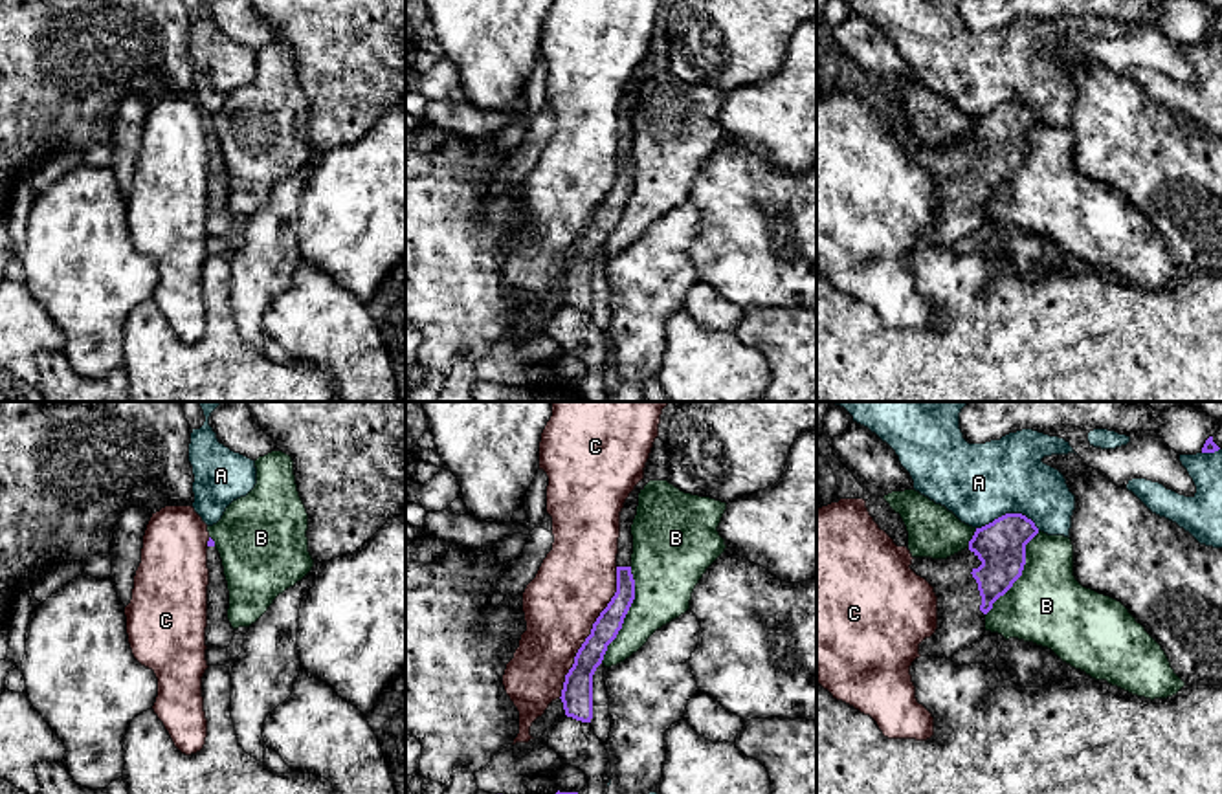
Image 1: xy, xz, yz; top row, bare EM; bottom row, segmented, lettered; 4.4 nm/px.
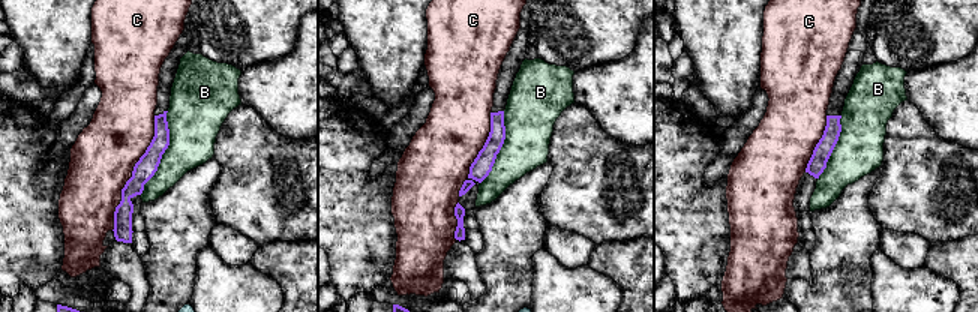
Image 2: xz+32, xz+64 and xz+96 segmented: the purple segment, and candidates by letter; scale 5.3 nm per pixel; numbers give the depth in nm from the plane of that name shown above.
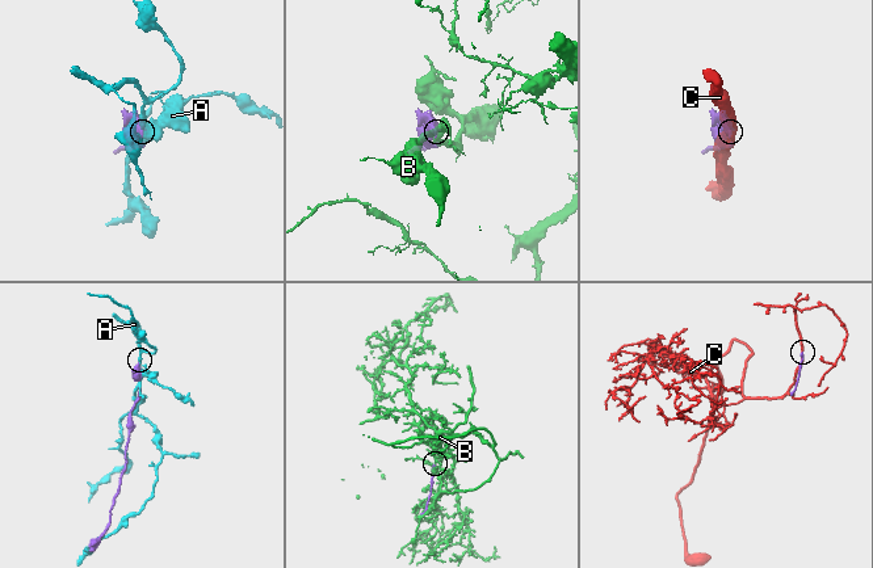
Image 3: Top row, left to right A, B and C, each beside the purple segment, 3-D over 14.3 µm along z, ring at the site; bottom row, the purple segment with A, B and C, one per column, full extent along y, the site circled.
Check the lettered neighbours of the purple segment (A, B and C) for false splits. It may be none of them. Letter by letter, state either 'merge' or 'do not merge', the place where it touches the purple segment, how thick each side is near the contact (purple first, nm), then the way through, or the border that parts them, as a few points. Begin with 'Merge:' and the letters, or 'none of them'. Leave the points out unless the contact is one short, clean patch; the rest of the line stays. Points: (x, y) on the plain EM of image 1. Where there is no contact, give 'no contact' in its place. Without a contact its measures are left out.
Merge: none of them
A: do not merge | yz (1010, 103) | 220/360 nm
B: do not merge | xz (626, 202) | 120/280 nm
C: do not merge | xz (591, 222) | 130/340 nm

